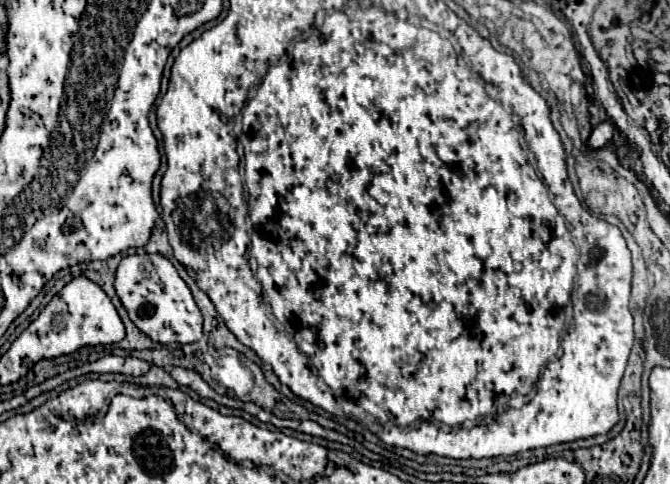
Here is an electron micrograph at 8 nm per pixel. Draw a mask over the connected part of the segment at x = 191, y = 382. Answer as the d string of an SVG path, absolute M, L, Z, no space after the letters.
M173 367L171 369L171 377L179 383L179 385L187 385L191 387L193 391L197 391L201 397L207 397L207 399L213 399L217 403L223 403L223 405L229 405L229 407L243 407L245 403L241 403L239 399L229 399L227 395L219 395L215 393L209 383L193 369L185 369L185 367Z

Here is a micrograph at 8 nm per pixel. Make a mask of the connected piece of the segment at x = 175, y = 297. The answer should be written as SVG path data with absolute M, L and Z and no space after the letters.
M133 253L121 259L115 275L115 291L123 303L123 307L129 313L129 319L139 327L145 335L151 337L151 341L169 345L169 343L195 343L201 339L201 329L203 329L203 317L201 311L193 299L193 293L189 291L187 283L179 277L177 269L173 263L159 253Z

